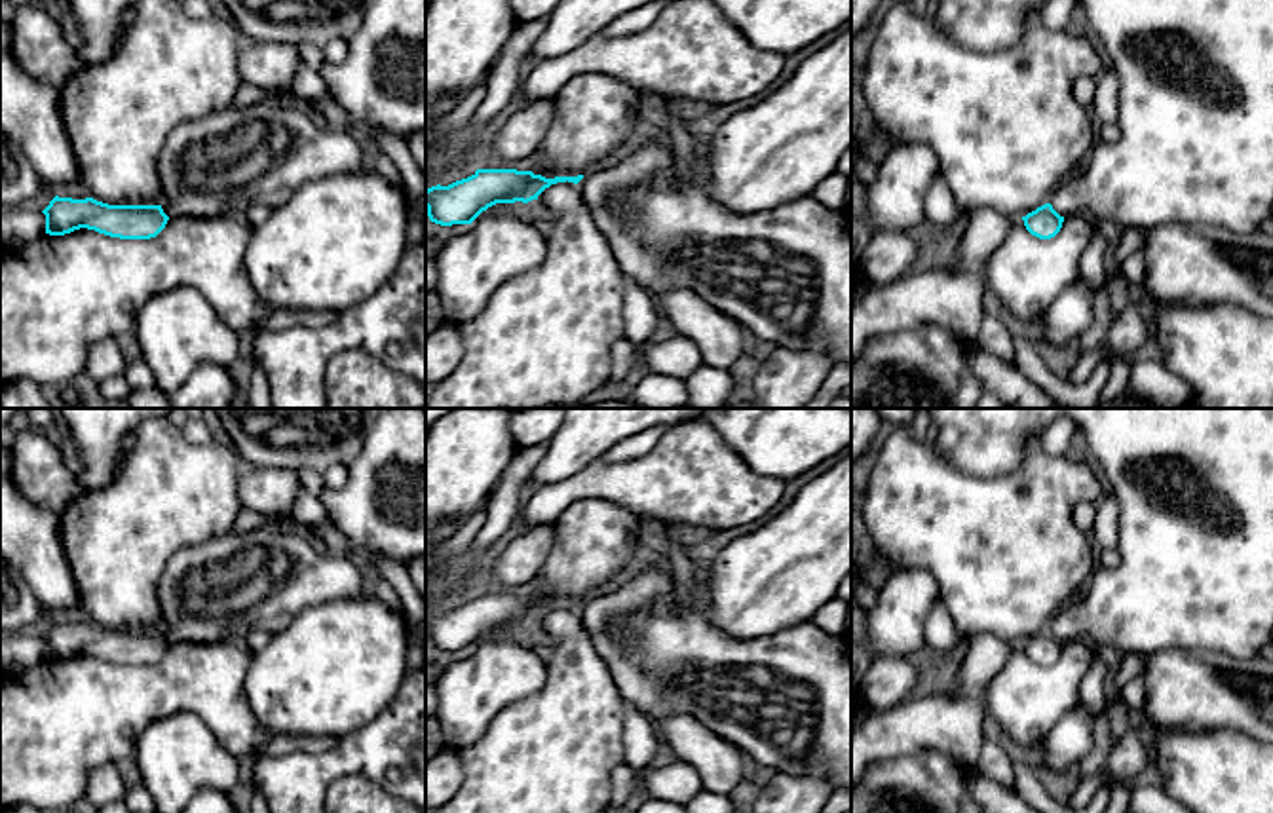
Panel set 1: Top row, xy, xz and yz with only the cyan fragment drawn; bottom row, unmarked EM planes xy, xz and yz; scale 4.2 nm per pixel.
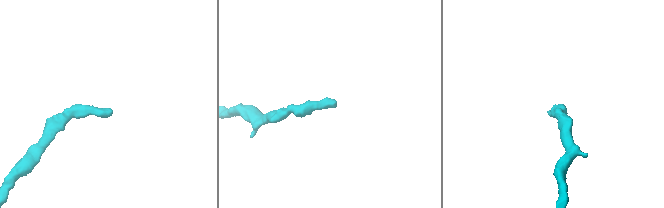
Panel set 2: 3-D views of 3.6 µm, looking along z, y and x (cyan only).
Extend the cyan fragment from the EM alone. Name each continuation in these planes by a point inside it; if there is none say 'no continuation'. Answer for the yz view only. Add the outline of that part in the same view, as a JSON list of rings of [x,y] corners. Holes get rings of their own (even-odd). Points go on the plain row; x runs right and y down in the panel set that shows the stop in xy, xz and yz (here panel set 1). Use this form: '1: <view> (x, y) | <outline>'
no continuation

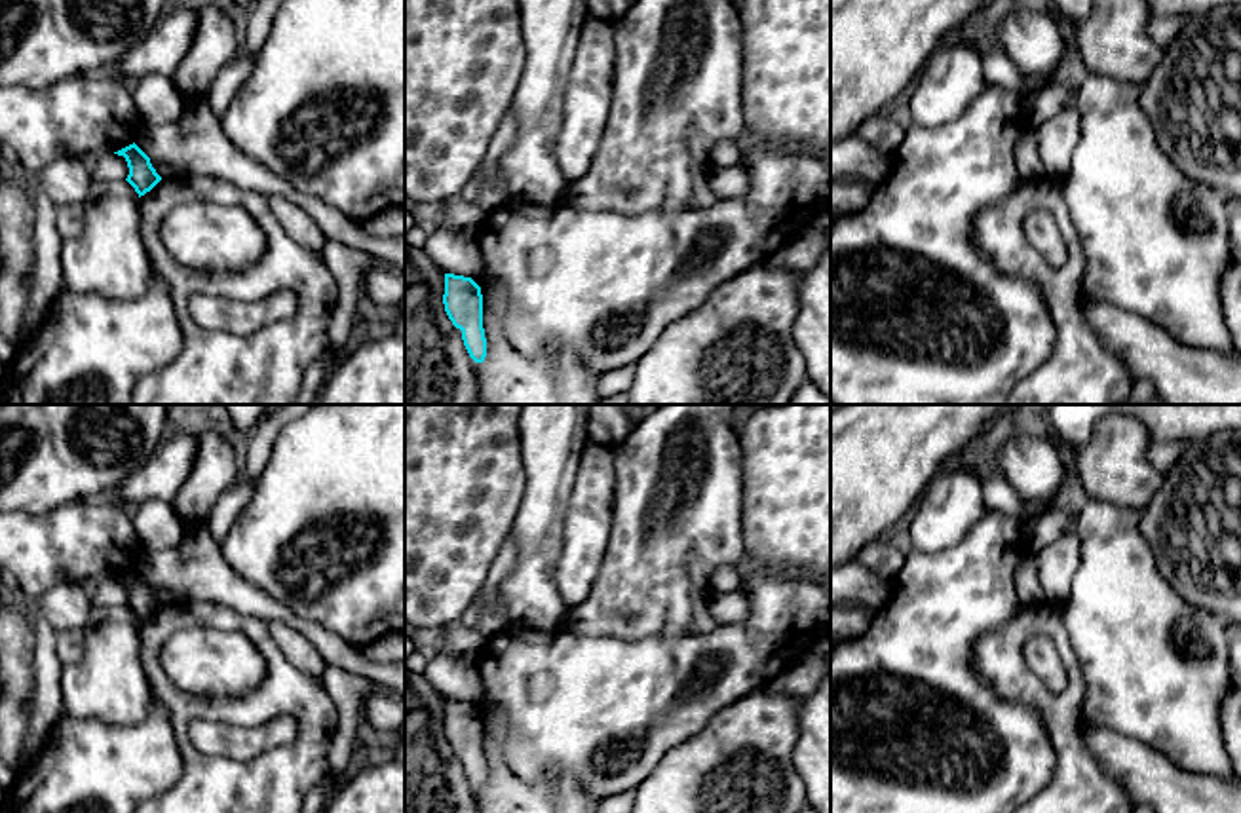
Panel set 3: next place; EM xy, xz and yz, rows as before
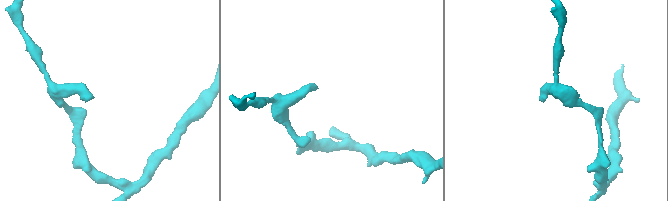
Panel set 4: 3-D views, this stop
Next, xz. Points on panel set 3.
no continuation

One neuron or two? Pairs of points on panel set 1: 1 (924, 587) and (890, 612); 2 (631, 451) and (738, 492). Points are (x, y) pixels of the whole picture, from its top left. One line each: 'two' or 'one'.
1: one
2: two

